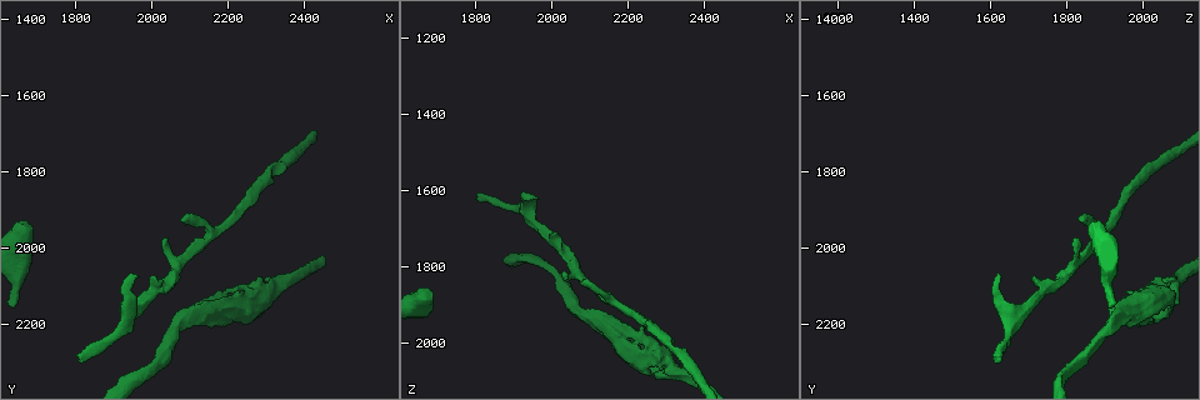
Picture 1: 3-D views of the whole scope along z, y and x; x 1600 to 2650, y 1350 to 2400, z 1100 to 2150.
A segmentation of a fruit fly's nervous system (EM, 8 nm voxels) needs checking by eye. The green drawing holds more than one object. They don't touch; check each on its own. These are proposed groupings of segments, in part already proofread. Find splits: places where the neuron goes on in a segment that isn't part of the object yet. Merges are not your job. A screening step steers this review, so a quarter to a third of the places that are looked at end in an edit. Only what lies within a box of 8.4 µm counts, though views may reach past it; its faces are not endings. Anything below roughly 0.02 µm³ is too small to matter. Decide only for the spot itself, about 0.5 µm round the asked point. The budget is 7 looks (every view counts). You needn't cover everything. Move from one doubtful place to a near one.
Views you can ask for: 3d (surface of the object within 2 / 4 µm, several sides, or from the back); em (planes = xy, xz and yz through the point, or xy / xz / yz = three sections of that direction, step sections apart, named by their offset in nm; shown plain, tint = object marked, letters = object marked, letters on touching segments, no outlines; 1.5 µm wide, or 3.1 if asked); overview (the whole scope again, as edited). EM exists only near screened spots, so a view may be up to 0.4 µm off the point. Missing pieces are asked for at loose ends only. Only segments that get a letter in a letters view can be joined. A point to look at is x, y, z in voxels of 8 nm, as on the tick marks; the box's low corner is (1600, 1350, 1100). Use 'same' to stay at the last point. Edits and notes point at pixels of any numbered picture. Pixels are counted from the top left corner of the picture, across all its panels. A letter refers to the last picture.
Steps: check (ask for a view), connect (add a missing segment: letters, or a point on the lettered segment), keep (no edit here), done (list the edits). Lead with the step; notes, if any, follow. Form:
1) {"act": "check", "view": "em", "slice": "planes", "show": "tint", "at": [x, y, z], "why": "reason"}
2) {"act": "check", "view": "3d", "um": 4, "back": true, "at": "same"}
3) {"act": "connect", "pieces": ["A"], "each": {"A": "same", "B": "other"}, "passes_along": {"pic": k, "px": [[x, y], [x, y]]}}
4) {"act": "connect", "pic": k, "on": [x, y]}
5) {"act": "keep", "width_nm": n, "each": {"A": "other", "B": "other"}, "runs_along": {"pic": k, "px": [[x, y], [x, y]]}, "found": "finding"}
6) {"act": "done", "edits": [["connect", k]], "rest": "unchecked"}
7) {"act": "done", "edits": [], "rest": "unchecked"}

{"act": "check", "view": "3d", "um": 4, "at": [2035, 1975, 1825], "why": "branch stops here"}

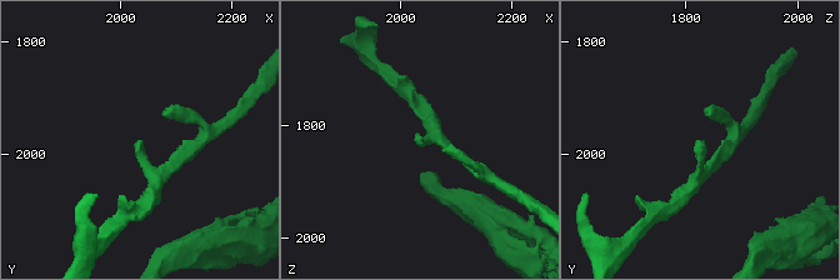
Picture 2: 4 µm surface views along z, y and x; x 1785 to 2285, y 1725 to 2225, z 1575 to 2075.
{"act": "check", "view": "em", "slice": "planes", "show": "letters", "at": [2040, 1975, 1830], "why": "need the tissue"}

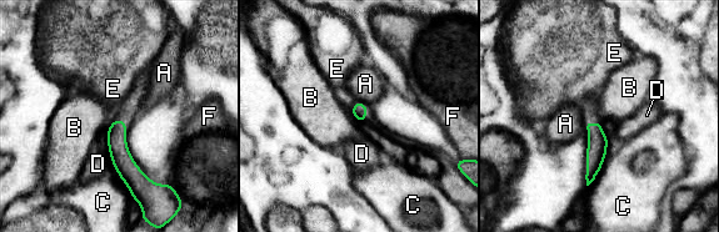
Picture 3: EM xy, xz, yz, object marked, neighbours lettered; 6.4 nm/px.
{"act": "keep", "width_nm": 100, "each": {"A": "other", "B": "other", "C": "other", "D": "other", "E": "other", "F": "other"}, "found": "none of them fits"}

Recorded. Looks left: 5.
{"act": "check", "view": "em", "slice": "xz", "step": 8, "show": "letters", "at": [1795, 2285, 1620]}

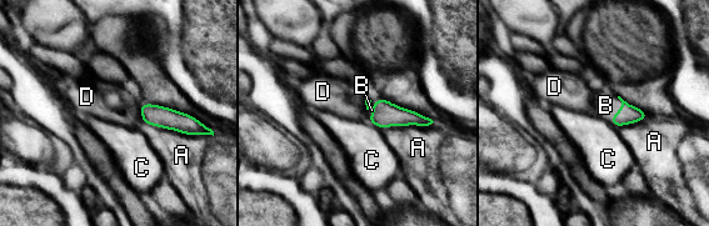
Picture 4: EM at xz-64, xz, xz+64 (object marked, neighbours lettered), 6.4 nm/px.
{"act": "connect", "pieces": ["B"], "width_nm": 100, "longest_contact_nm": ["A", 380], "each": {"A": "other", "B": "same", "C": "other", "D": "other"}, "found": "the neuron continues"}

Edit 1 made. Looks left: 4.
{"act": "check", "view": "3d", "um": 2, "at": [1675, 1940, 1885], "why": "free end"}

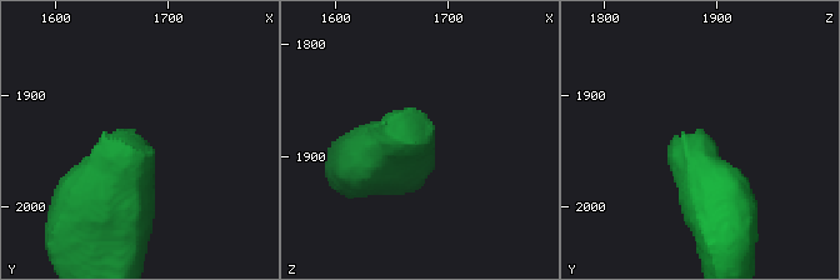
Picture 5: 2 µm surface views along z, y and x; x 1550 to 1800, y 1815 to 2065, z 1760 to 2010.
{"act": "check", "view": "em", "slice": "xz", "step": 8, "show": "plain", "at": [1680, 1940, 1888]}

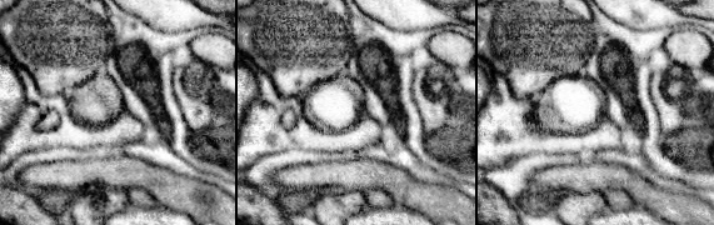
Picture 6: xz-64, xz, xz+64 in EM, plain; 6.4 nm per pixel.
{"act": "check", "view": "em", "slice": "xz", "step": 8, "show": "letters", "at": "same"}

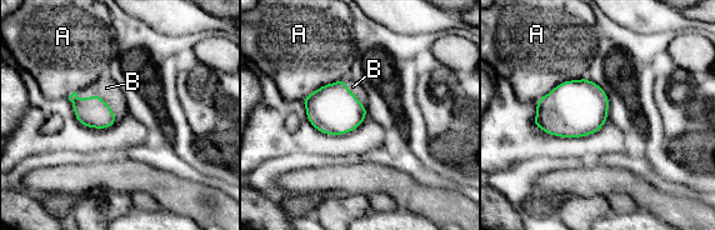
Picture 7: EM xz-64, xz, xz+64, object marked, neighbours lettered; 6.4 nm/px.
{"act": "connect", "pieces": ["B"], "each": {"A": "other", "B": "same"}, "passes_along": {"pic": 7, "px": [[93, 111], [98, 95], [106, 88]]}, "found": "the neuron continues"}

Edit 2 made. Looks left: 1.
{"act": "done", "edits": [["connect", 4], ["connect", 7]], "rest": "unchecked"}

